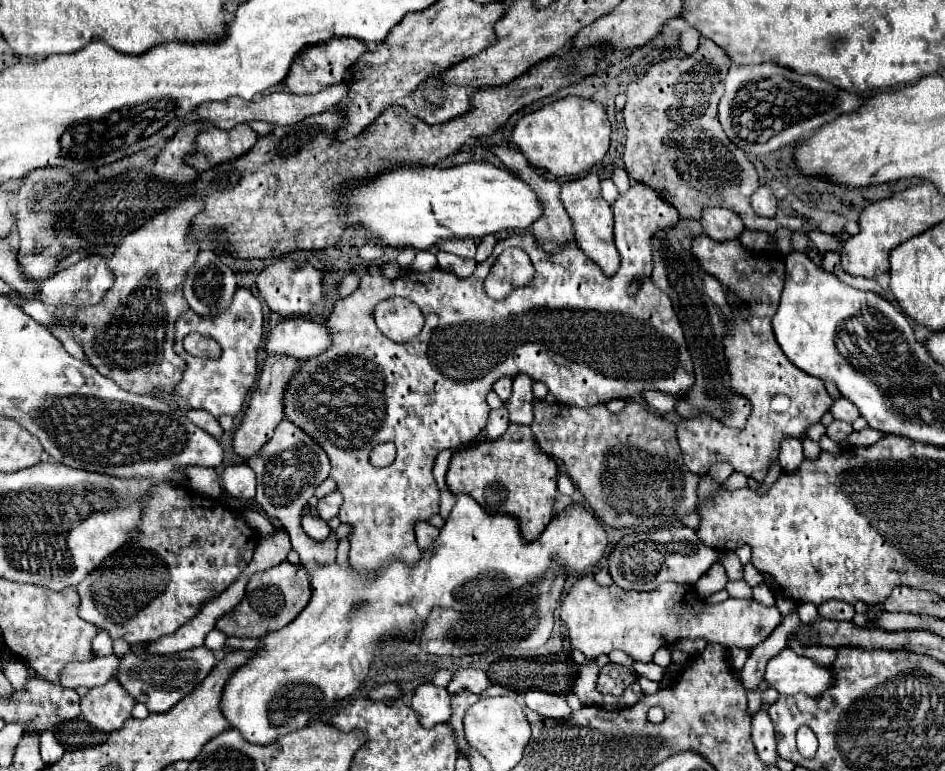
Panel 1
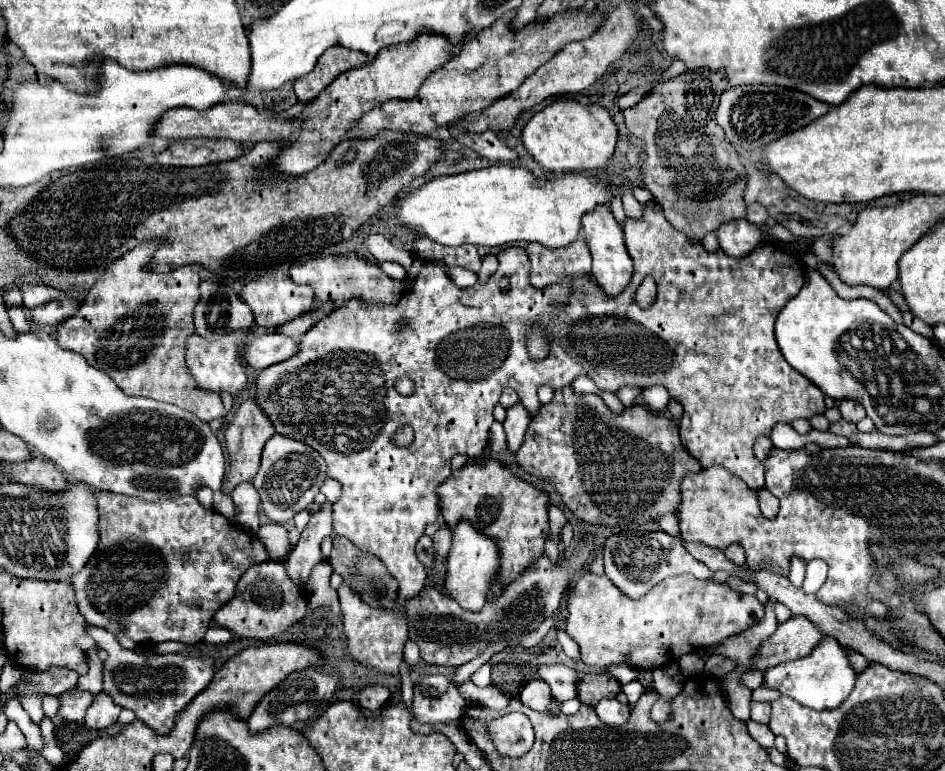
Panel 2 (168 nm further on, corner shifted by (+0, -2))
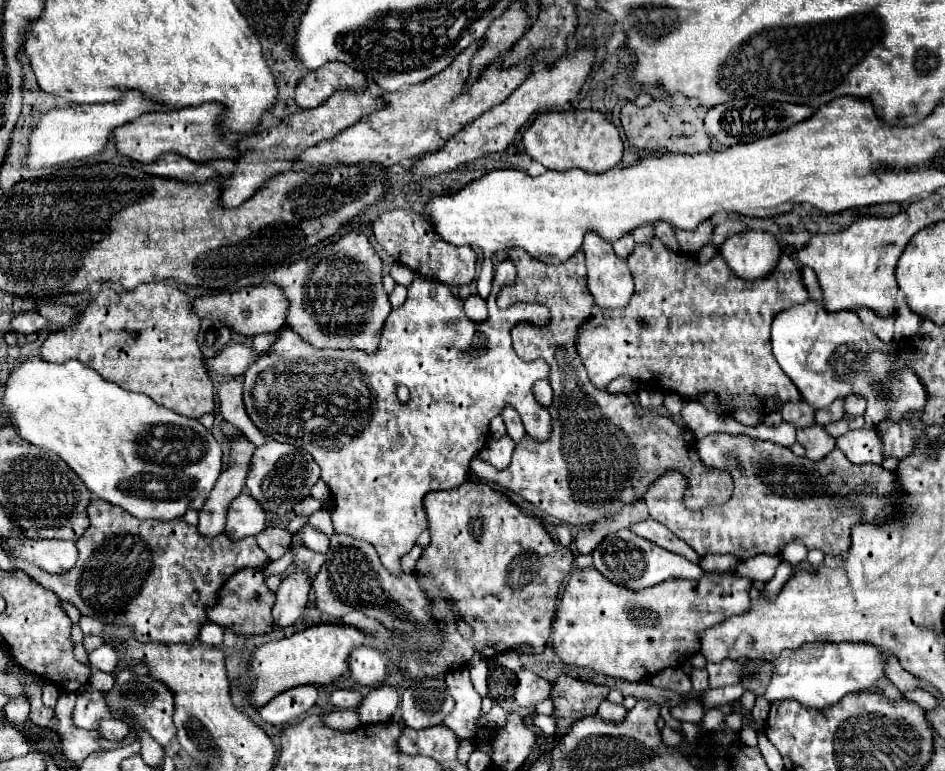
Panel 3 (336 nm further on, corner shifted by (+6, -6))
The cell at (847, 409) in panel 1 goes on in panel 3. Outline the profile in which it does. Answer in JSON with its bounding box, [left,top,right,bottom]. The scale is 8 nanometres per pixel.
[844,396,866,418]

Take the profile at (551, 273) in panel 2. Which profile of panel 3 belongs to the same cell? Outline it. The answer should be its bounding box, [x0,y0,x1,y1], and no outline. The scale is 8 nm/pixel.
[470,248,732,526]

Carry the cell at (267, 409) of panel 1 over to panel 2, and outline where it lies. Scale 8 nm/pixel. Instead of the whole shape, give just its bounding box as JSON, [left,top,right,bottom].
[222,400,274,494]

